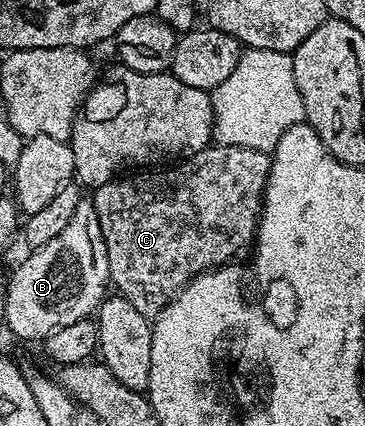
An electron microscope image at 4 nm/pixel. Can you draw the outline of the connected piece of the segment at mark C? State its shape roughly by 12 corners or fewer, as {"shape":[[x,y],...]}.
{"shape":[[220,143],[91,200],[144,317],[252,246],[270,154]]}

